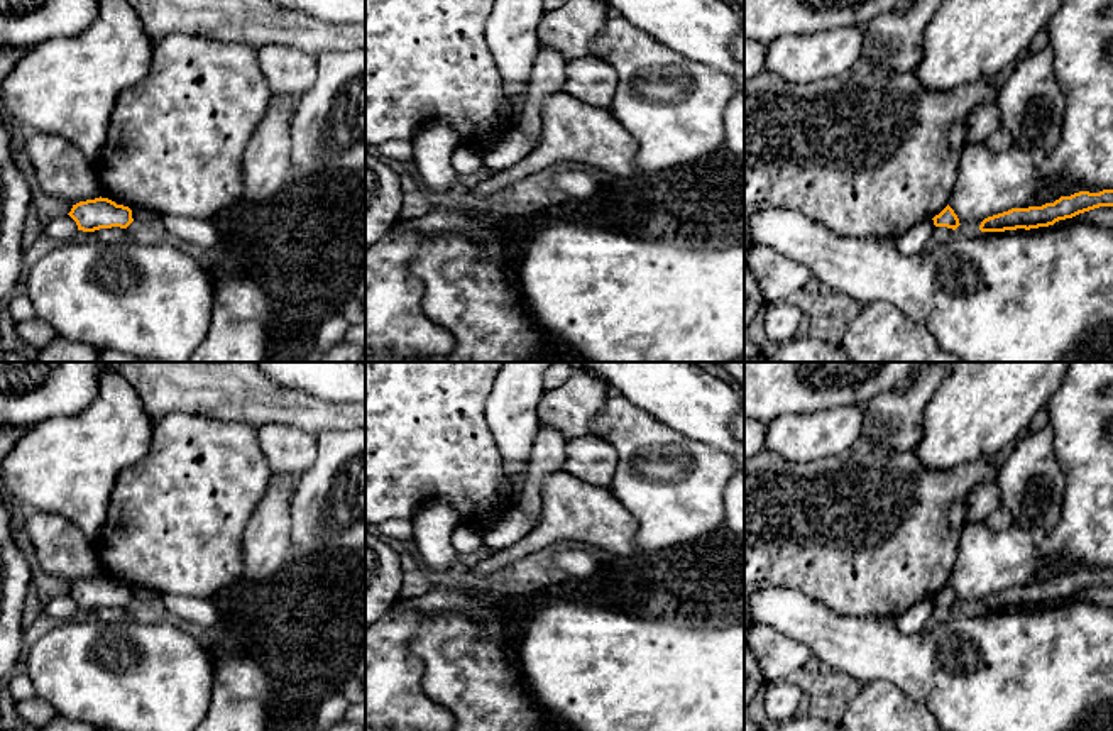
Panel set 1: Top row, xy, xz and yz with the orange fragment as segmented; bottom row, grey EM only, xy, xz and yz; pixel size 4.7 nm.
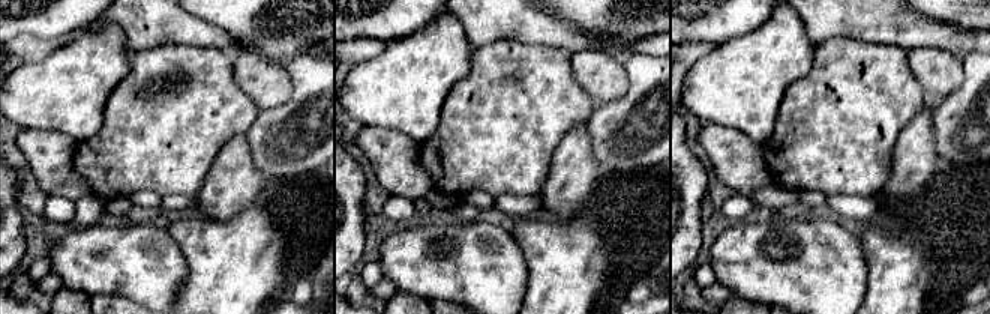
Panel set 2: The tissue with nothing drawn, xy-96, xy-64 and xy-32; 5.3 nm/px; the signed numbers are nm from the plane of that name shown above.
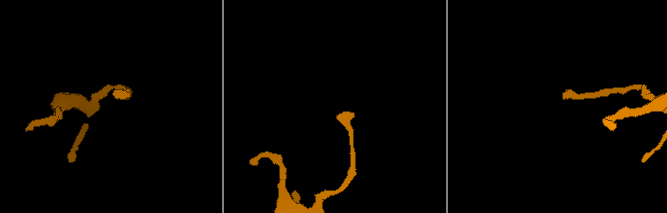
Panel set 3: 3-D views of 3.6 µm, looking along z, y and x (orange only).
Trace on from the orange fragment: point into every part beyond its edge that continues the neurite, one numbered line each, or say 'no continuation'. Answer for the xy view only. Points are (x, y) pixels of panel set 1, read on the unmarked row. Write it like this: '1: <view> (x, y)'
no continuation

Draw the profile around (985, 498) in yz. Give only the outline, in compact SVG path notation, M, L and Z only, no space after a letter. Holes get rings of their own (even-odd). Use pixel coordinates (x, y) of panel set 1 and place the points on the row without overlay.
M983 482L976 486L968 497L966 518L973 523L984 519L1001 506L1000 487L996 482Z

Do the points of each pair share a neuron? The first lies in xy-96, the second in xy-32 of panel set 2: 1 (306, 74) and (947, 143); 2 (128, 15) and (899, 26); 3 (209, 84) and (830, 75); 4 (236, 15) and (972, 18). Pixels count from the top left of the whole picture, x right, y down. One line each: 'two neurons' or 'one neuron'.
1: one neuron
2: one neuron
3: one neuron
4: one neuron

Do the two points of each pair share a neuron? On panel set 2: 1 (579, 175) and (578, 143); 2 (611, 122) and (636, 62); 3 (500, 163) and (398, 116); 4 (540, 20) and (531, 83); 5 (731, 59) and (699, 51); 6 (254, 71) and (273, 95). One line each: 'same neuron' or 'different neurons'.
1: same neuron
2: same neuron
3: different neurons
4: different neurons
5: different neurons
6: same neuron

